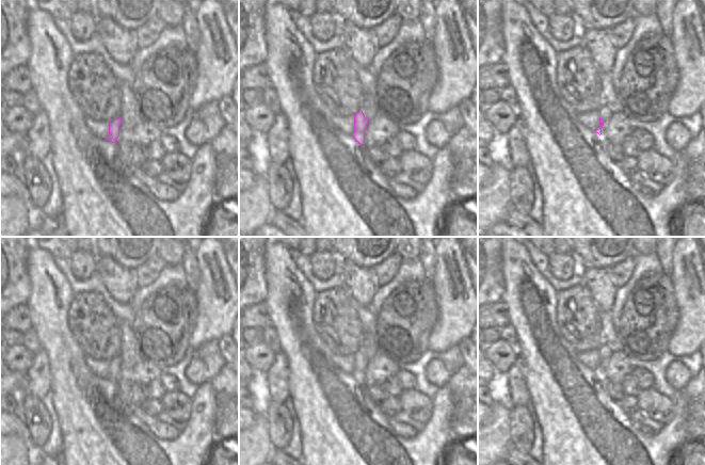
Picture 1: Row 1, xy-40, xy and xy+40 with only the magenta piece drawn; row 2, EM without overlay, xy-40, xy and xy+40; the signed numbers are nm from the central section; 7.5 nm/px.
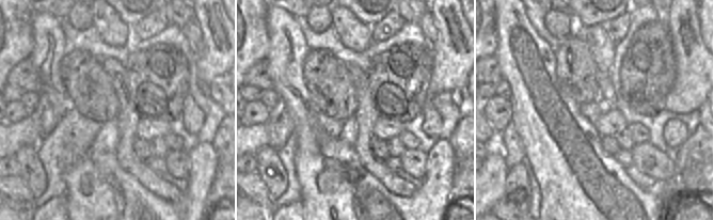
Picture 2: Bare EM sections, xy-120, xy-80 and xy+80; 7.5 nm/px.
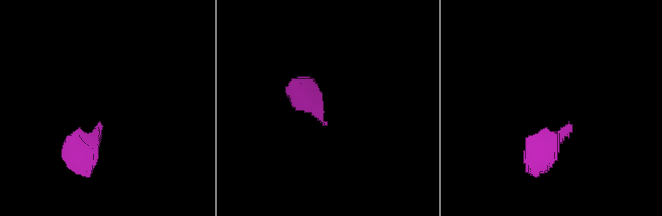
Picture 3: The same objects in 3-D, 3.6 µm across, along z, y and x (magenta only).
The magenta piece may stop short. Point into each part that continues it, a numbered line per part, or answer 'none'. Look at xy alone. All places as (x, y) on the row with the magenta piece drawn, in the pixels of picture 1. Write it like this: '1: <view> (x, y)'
none

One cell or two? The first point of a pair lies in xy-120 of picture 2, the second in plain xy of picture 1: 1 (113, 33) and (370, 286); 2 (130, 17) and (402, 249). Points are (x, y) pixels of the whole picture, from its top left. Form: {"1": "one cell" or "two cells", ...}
{"1": "one cell", "2": "two cells"}

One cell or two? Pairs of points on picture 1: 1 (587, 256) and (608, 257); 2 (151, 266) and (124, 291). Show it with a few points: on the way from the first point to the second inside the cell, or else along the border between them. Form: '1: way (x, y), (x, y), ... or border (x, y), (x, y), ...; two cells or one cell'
1: way (592, 256), (603, 256); one cell
2: border (133, 270), (139, 286); two cells

